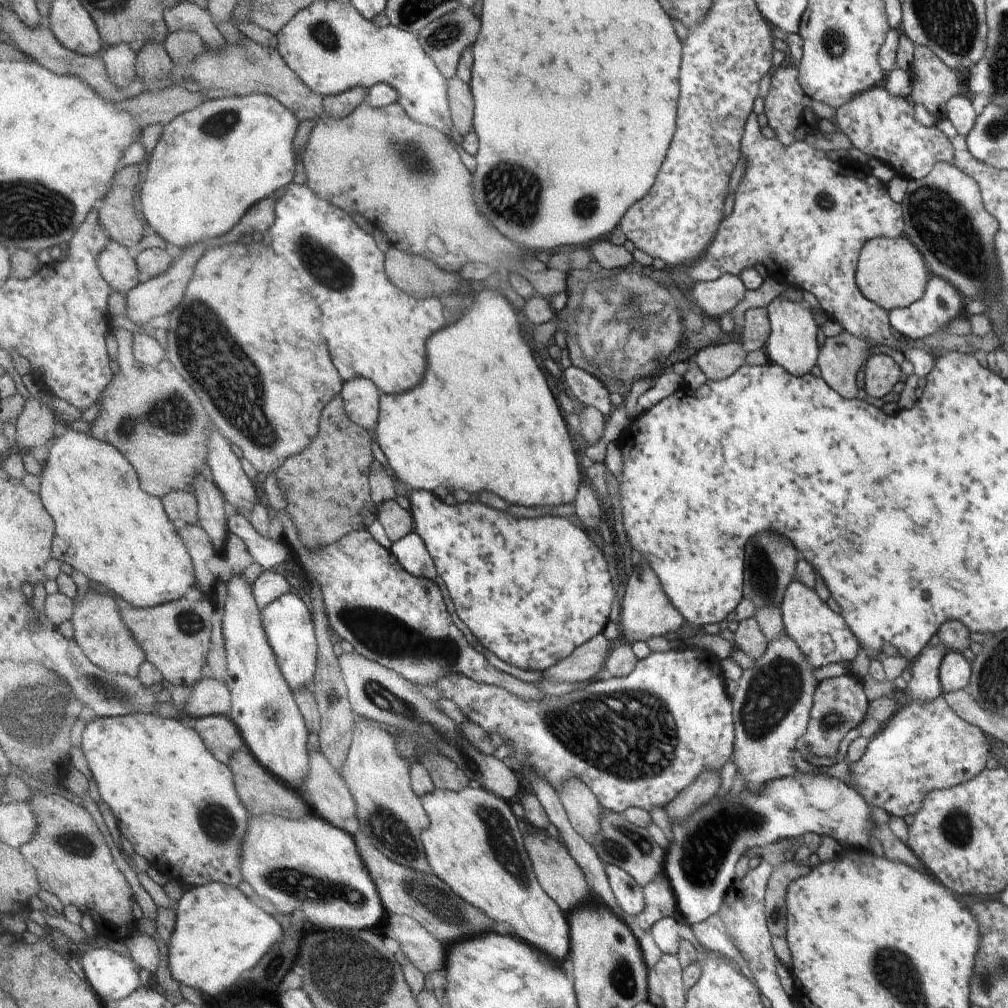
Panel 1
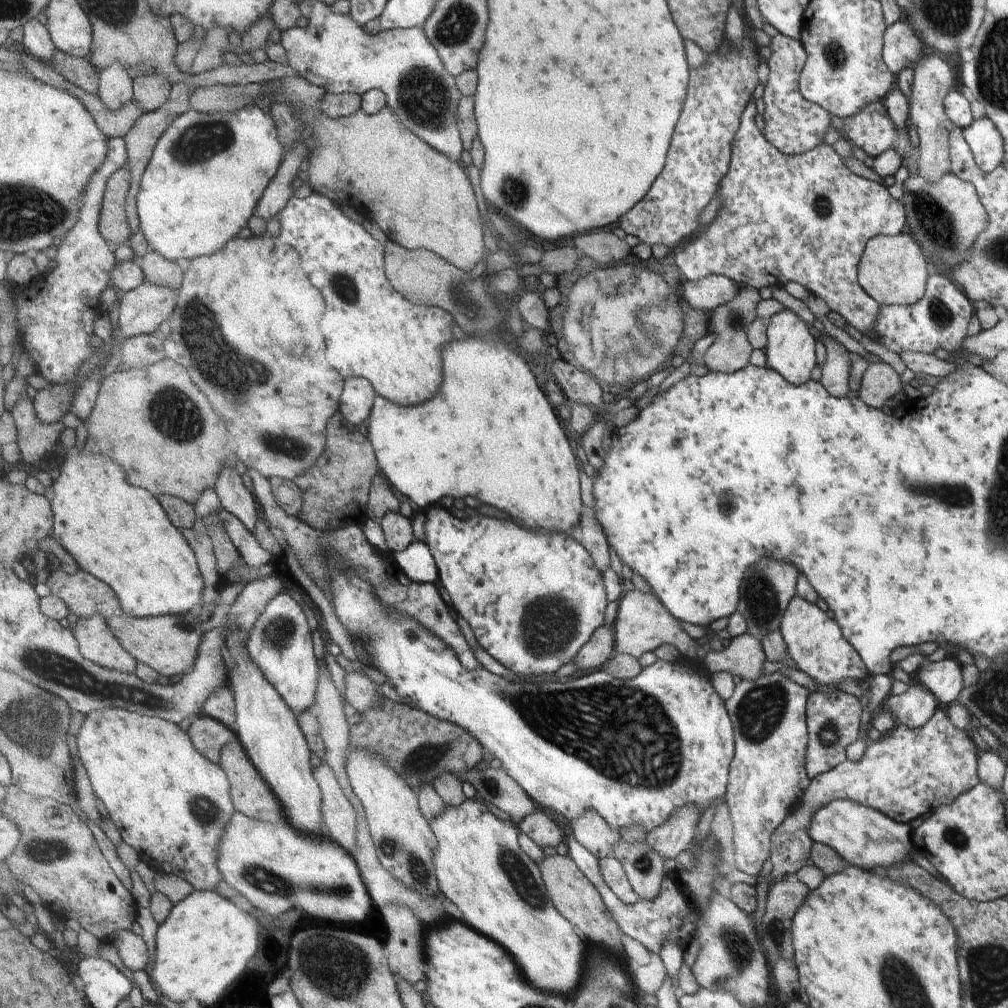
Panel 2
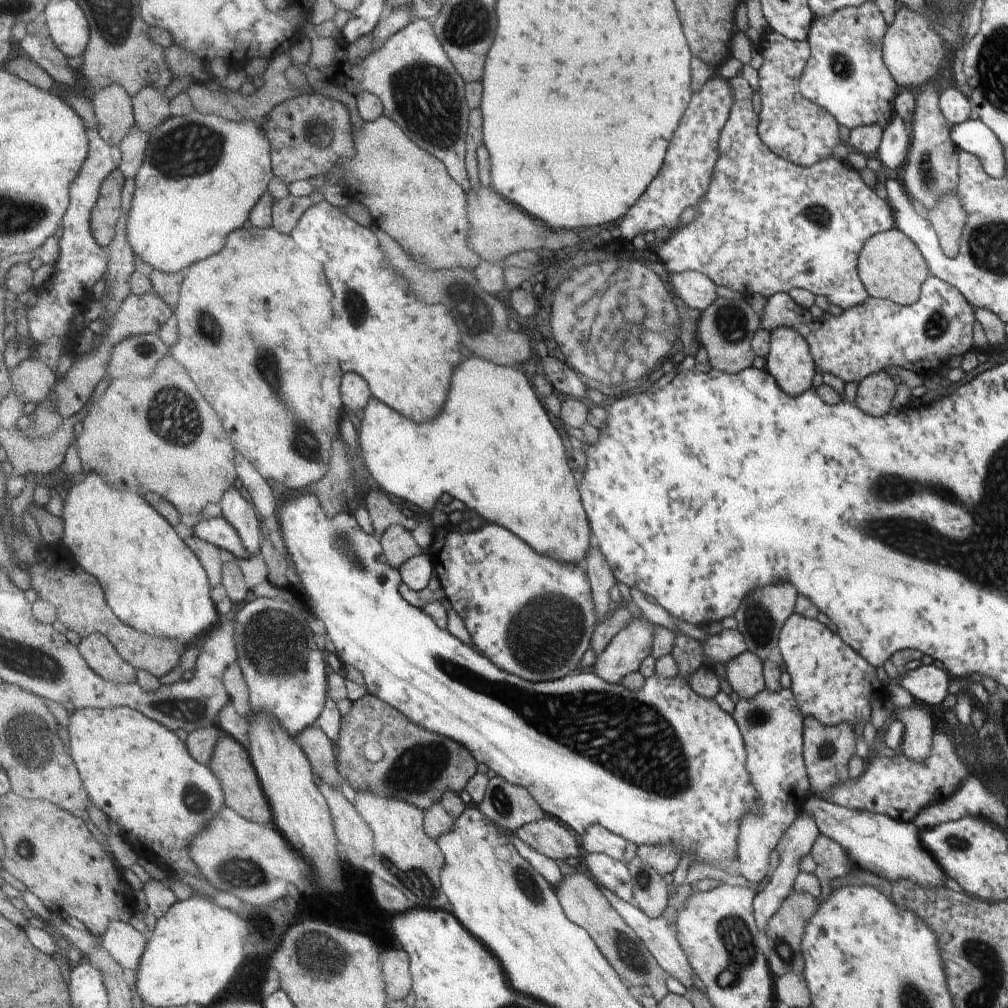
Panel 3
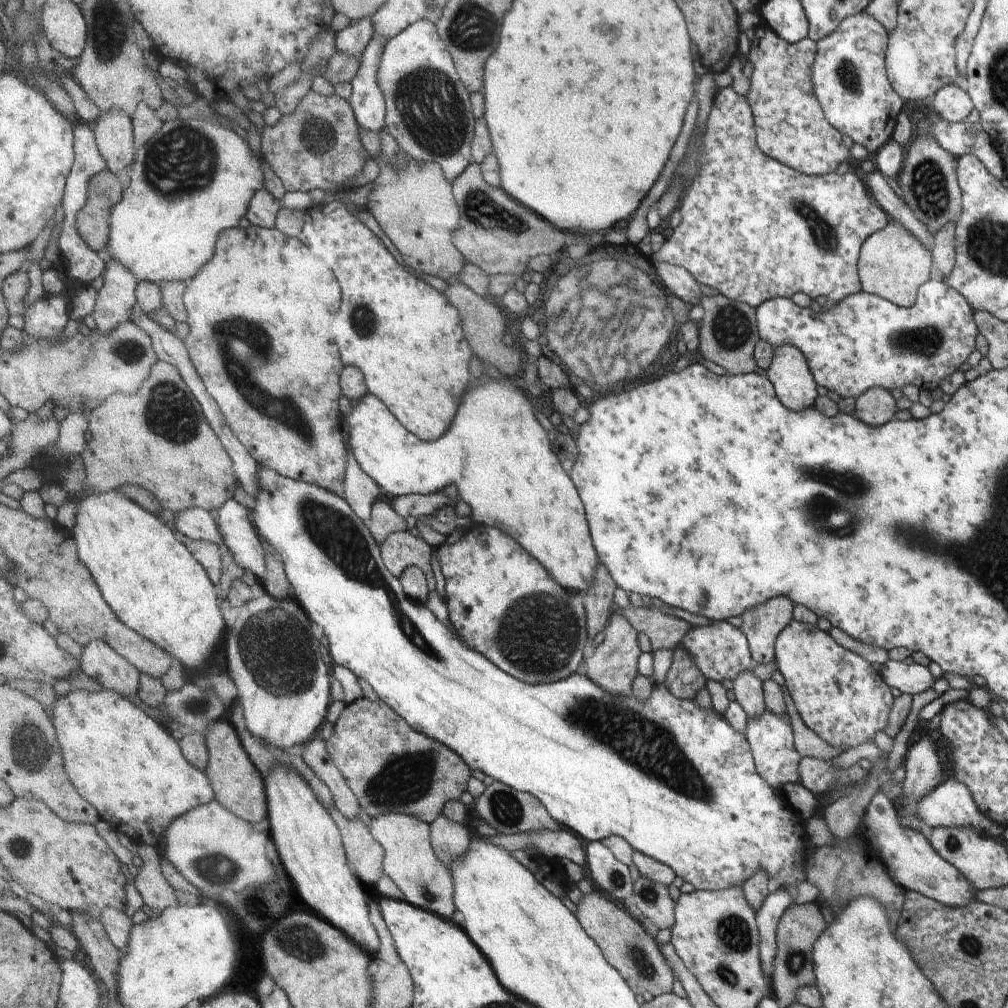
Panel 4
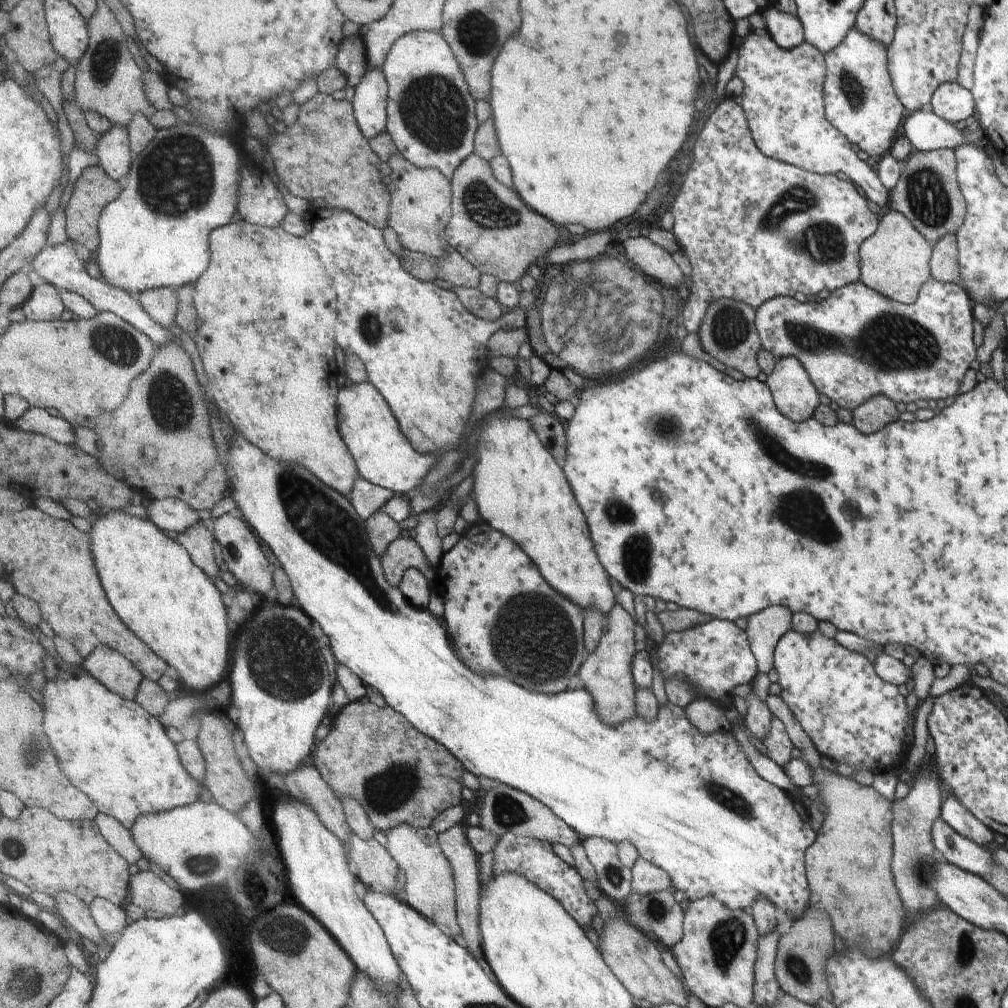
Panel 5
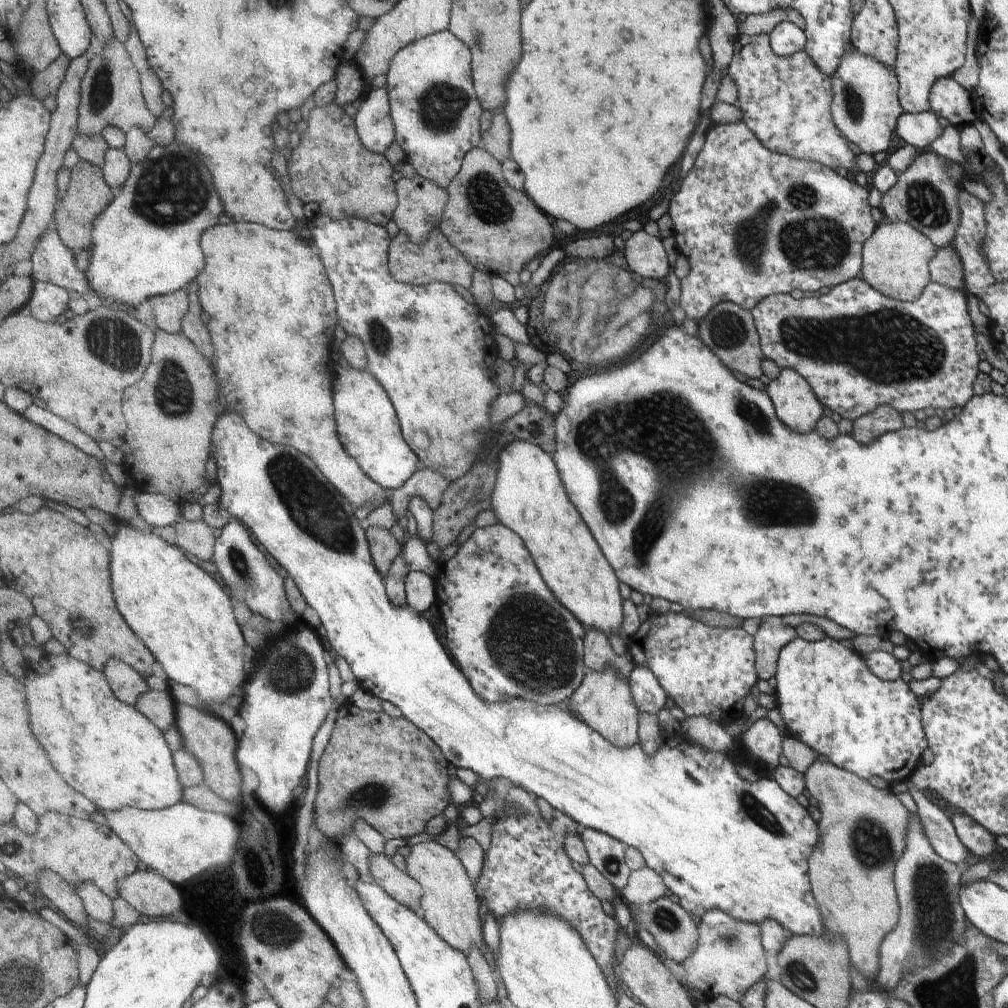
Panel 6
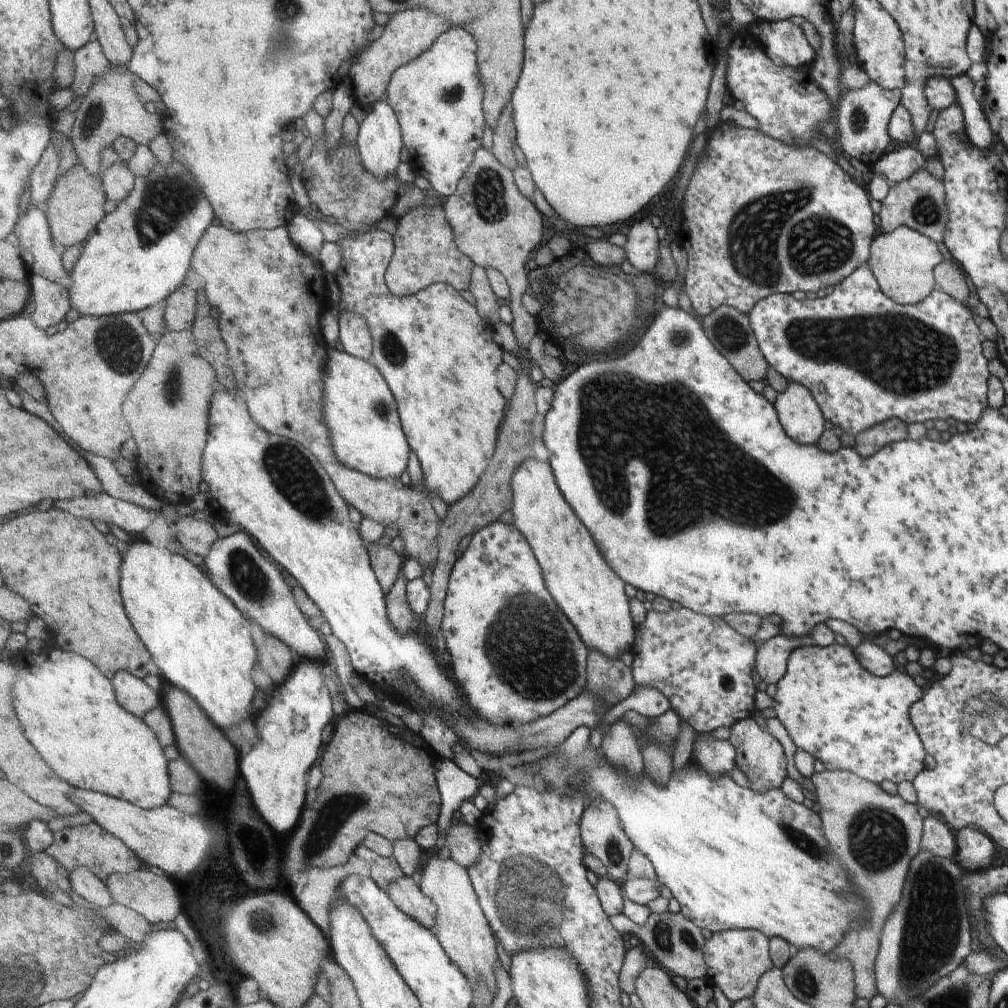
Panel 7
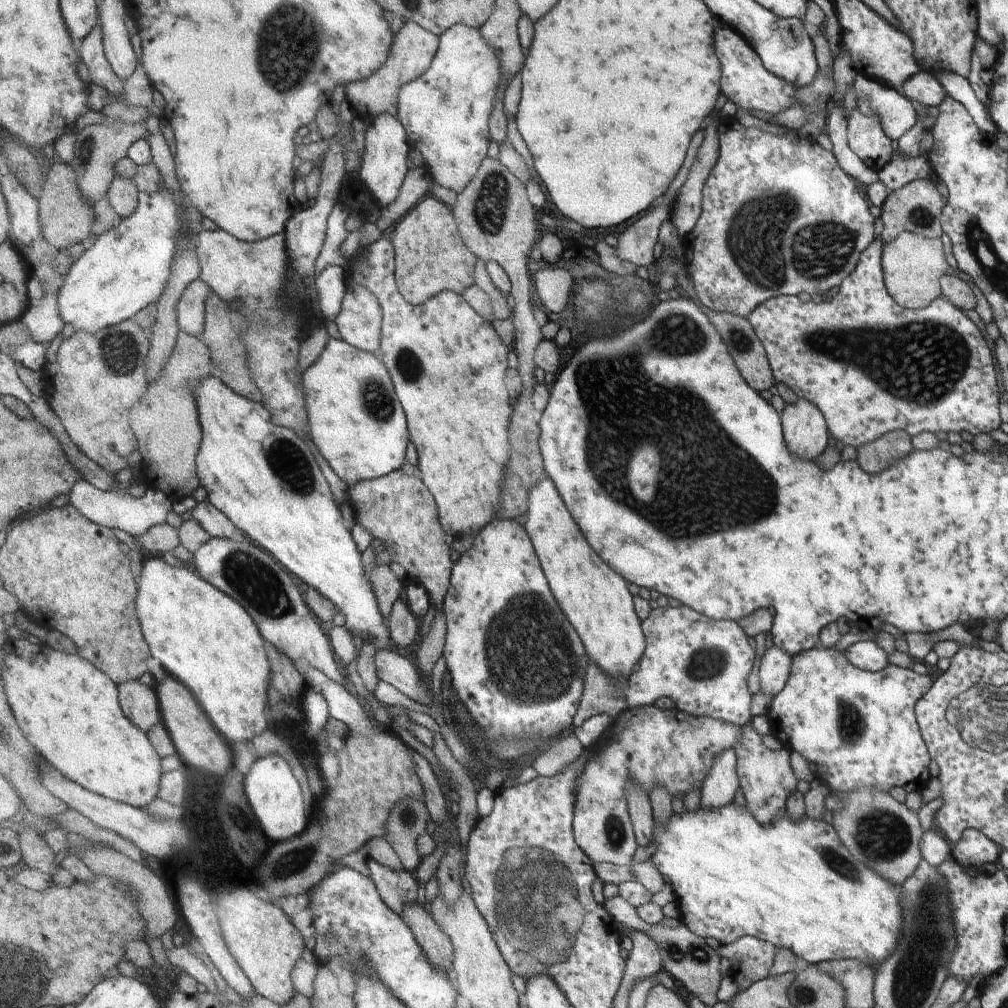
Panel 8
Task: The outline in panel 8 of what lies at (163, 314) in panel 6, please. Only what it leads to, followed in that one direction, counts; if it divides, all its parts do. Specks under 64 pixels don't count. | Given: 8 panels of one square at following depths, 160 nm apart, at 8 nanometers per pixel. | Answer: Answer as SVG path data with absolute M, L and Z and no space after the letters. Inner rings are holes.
M201 278L187 284L177 307L179 326L183 331L202 339L206 329L206 302L212 288Z

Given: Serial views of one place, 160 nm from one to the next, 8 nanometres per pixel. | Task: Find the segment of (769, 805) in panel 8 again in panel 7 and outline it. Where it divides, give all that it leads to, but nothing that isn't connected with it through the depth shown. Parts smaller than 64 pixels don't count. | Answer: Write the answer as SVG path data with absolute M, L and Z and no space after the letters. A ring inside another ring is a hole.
M747 717L730 726L728 741L734 748L734 764L747 778L749 789L765 793L768 790L780 788L783 779L787 776L785 771L785 755L783 755L781 745L777 743L777 740L771 737L769 733L762 732L752 717Z

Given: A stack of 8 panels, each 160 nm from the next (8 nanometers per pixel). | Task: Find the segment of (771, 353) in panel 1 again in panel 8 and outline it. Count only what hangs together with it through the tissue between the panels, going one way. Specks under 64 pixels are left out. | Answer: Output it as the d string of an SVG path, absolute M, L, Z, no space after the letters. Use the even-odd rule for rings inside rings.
M797 399L780 412L786 449L798 459L813 462L827 447L827 432L821 413L810 402Z

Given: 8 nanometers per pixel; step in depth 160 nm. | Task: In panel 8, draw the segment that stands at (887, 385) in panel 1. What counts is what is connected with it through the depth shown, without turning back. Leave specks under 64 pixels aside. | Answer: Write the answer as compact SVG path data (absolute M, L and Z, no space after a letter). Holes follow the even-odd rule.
M897 429L885 433L873 442L861 445L857 449L856 463L863 472L874 475L913 450L910 436Z

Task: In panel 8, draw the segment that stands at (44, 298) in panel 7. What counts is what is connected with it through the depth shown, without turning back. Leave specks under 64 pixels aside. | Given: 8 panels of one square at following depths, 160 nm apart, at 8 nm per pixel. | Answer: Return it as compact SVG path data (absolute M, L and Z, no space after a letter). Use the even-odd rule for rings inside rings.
M45 290L45 302L42 305L36 308L28 308L21 317L21 321L28 327L28 332L33 341L48 347L63 332L64 322L60 315L57 294L47 294Z

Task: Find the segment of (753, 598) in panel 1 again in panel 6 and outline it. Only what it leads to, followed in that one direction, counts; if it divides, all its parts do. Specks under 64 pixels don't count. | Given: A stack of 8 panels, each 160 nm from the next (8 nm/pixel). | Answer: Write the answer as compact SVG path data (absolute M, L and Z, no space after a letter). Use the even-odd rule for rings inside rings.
M765 617L752 635L758 677L769 680L777 672L779 651L796 636L794 628L781 622L780 617Z

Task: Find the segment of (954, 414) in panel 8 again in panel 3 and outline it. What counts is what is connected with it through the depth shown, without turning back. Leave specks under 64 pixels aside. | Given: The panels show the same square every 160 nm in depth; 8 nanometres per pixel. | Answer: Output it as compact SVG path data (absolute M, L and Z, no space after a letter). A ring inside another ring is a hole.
M929 276L921 284L919 300L911 305L902 306L887 299L869 297L863 304L853 306L849 310L842 310L837 316L824 312L820 318L811 317L808 310L795 304L788 293L775 293L765 300L763 314L758 318L758 329L771 332L783 326L795 330L809 346L815 373L833 374L844 384L851 382L857 385L861 378L866 378L875 372L882 372L887 366L897 366L920 376L939 372L951 356L963 356L970 350L974 312L967 300L953 286Z

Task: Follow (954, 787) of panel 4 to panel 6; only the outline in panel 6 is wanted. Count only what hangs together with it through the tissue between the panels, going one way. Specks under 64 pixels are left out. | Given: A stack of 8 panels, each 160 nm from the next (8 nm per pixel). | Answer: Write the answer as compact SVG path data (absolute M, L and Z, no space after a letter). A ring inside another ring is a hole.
M954 814L951 816L951 824L953 825L956 837L959 839L959 842L968 850L968 854L973 854L975 858L979 858L980 862L981 858L985 858L985 856L989 856L991 852L993 852L993 848L996 847L996 839L992 834L989 834L982 826L979 826L976 822L973 822L967 815L962 814Z

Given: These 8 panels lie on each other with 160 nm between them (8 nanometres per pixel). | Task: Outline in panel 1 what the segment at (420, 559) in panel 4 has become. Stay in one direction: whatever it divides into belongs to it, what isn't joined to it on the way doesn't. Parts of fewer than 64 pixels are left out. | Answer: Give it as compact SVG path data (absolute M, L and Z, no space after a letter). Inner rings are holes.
M387 501L378 506L378 520L393 543L415 532L414 515L396 501Z

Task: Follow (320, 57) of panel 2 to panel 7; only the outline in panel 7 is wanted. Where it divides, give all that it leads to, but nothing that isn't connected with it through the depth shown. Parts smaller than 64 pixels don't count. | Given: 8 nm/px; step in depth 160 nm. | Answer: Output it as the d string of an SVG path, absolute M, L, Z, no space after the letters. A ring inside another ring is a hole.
M451 27L435 41L435 44L417 60L395 71L389 88L389 104L398 114L403 131L403 140L411 154L411 168L415 176L423 176L432 190L441 198L450 197L458 189L459 181L475 160L475 155L483 146L486 111L486 93L480 73L478 42L465 27Z

